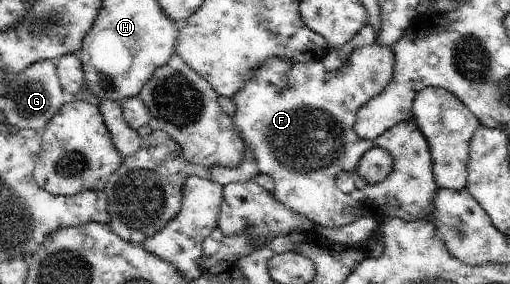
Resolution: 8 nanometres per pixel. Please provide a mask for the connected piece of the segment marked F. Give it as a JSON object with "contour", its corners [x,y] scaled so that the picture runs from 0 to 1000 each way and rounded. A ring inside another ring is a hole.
{"contour":[[[737,155],[692,180],[684,211],[655,254],[641,250],[629,218],[578,229],[571,215],[535,201],[504,236],[496,271],[480,285],[480,299],[451,342],[465,380],[455,412],[459,447],[465,447],[476,500],[488,504],[506,606],[535,630],[535,687],[547,715],[612,775],[620,792],[651,806],[684,792],[700,778],[702,764],[722,757],[743,782],[759,764],[810,782],[837,775],[849,750],[849,694],[863,662],[849,637],[841,504],[812,426],[786,426],[724,504],[708,496],[692,454],[700,391],[759,306],[771,243],[767,165]],[[724,514],[755,525],[771,560],[771,602],[743,644],[722,644],[702,609],[706,553]]]}

